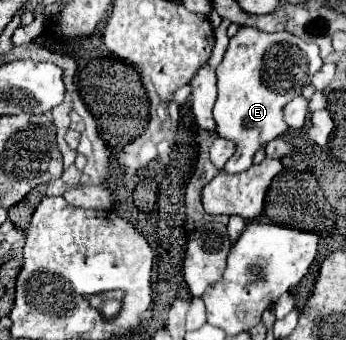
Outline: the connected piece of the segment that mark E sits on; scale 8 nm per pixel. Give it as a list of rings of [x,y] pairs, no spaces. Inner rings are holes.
[[[242,26],[238,30],[238,34],[234,38],[230,38],[230,44],[224,52],[224,58],[222,58],[220,66],[216,68],[218,98],[216,98],[216,104],[214,104],[214,110],[212,110],[214,112],[214,122],[216,122],[216,134],[220,138],[226,138],[226,140],[234,142],[234,146],[236,146],[236,152],[226,162],[224,172],[236,174],[236,172],[248,170],[252,166],[254,154],[260,148],[264,148],[270,140],[280,138],[290,130],[290,126],[284,122],[284,106],[294,96],[302,94],[302,88],[306,84],[310,84],[312,76],[320,70],[320,66],[322,66],[322,58],[318,54],[318,46],[300,40],[290,32],[266,34],[266,32],[260,32],[256,28]]]

